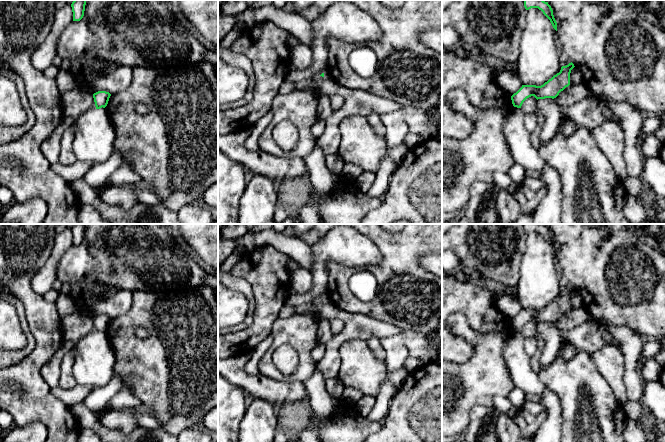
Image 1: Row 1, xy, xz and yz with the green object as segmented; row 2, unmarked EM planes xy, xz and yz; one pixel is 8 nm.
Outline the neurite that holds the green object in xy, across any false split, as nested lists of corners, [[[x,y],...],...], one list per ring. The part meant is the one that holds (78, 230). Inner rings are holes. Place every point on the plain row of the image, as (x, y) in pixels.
[[[74,224],[71,228],[73,245],[80,245],[84,240],[86,224]]]

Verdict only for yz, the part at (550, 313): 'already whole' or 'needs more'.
already whole

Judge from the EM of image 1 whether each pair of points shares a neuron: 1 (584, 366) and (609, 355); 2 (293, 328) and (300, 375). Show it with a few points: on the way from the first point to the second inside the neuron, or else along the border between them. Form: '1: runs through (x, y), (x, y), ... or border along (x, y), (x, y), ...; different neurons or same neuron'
1: border along (592, 357), (596, 370), (607, 382); different neurons
2: runs through (303, 340), (304, 363); same neuron

